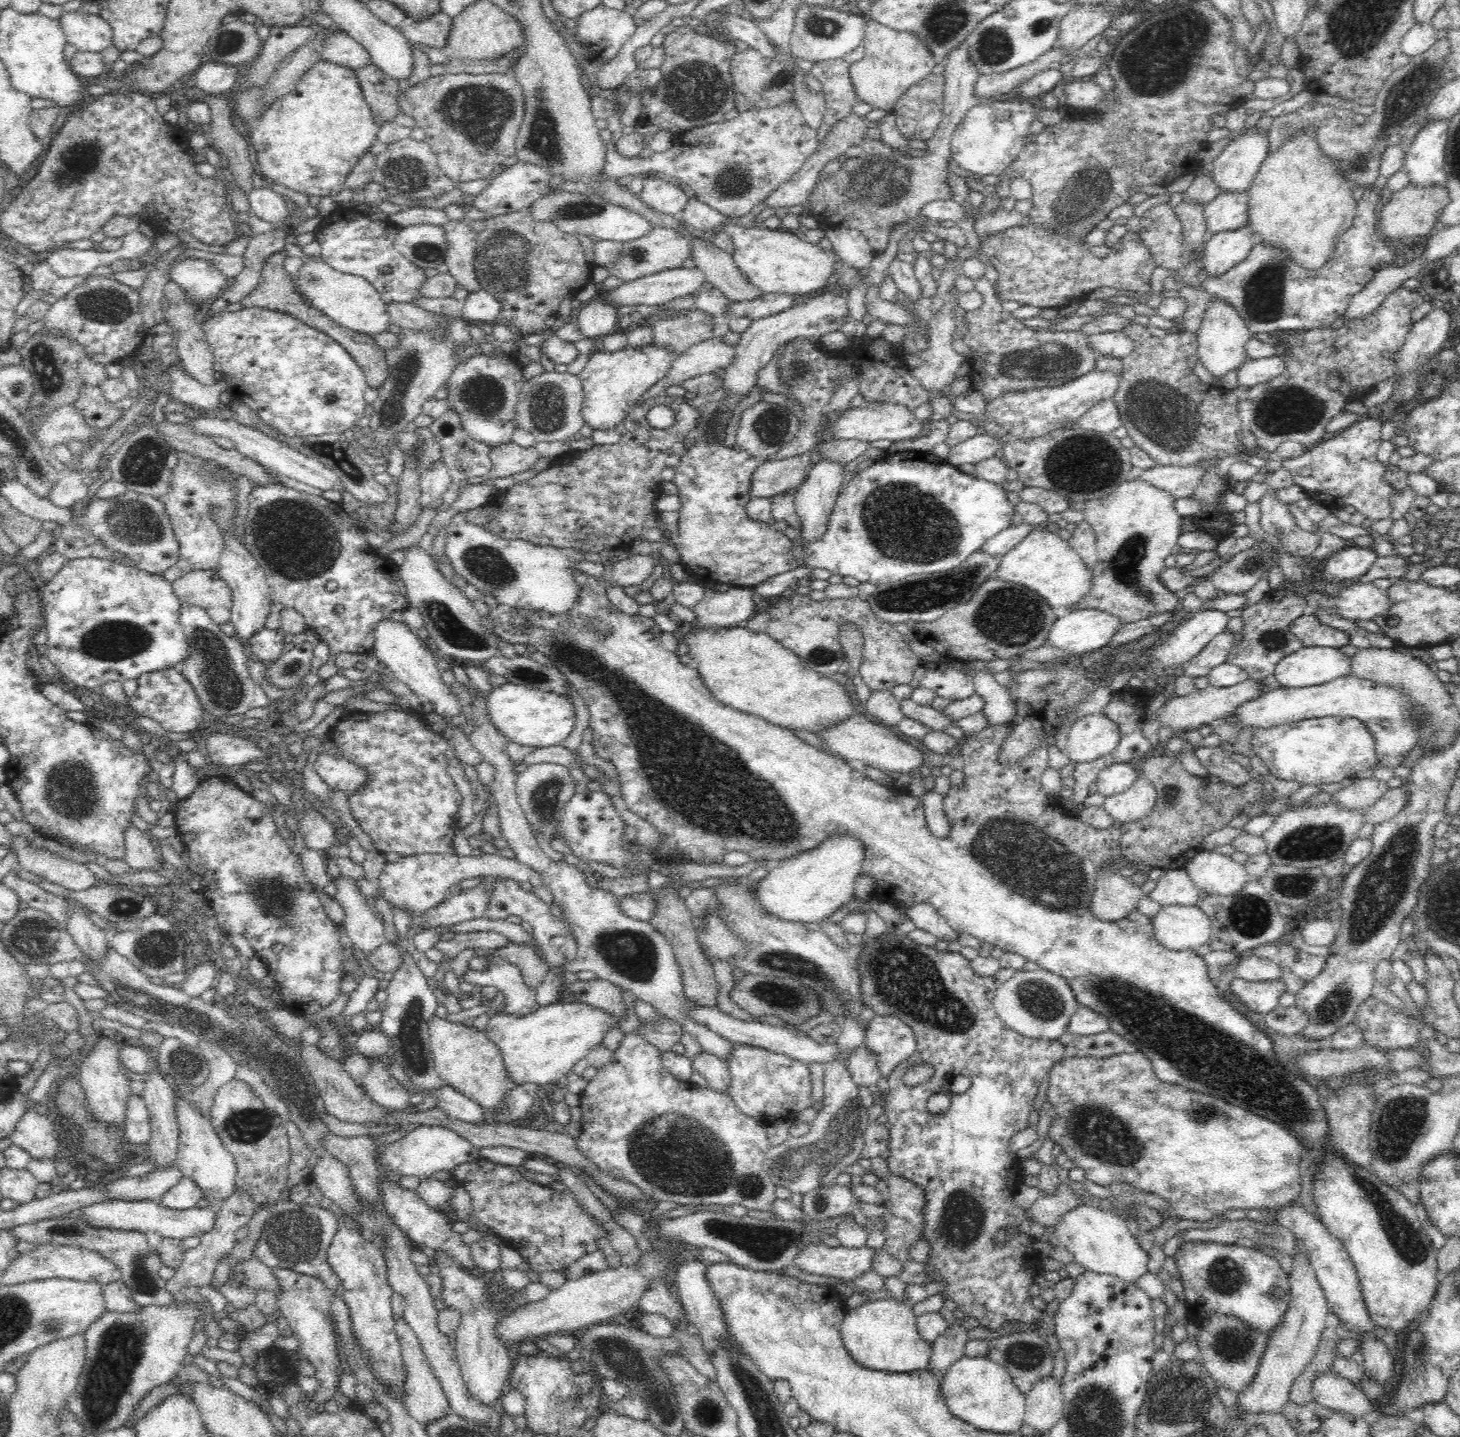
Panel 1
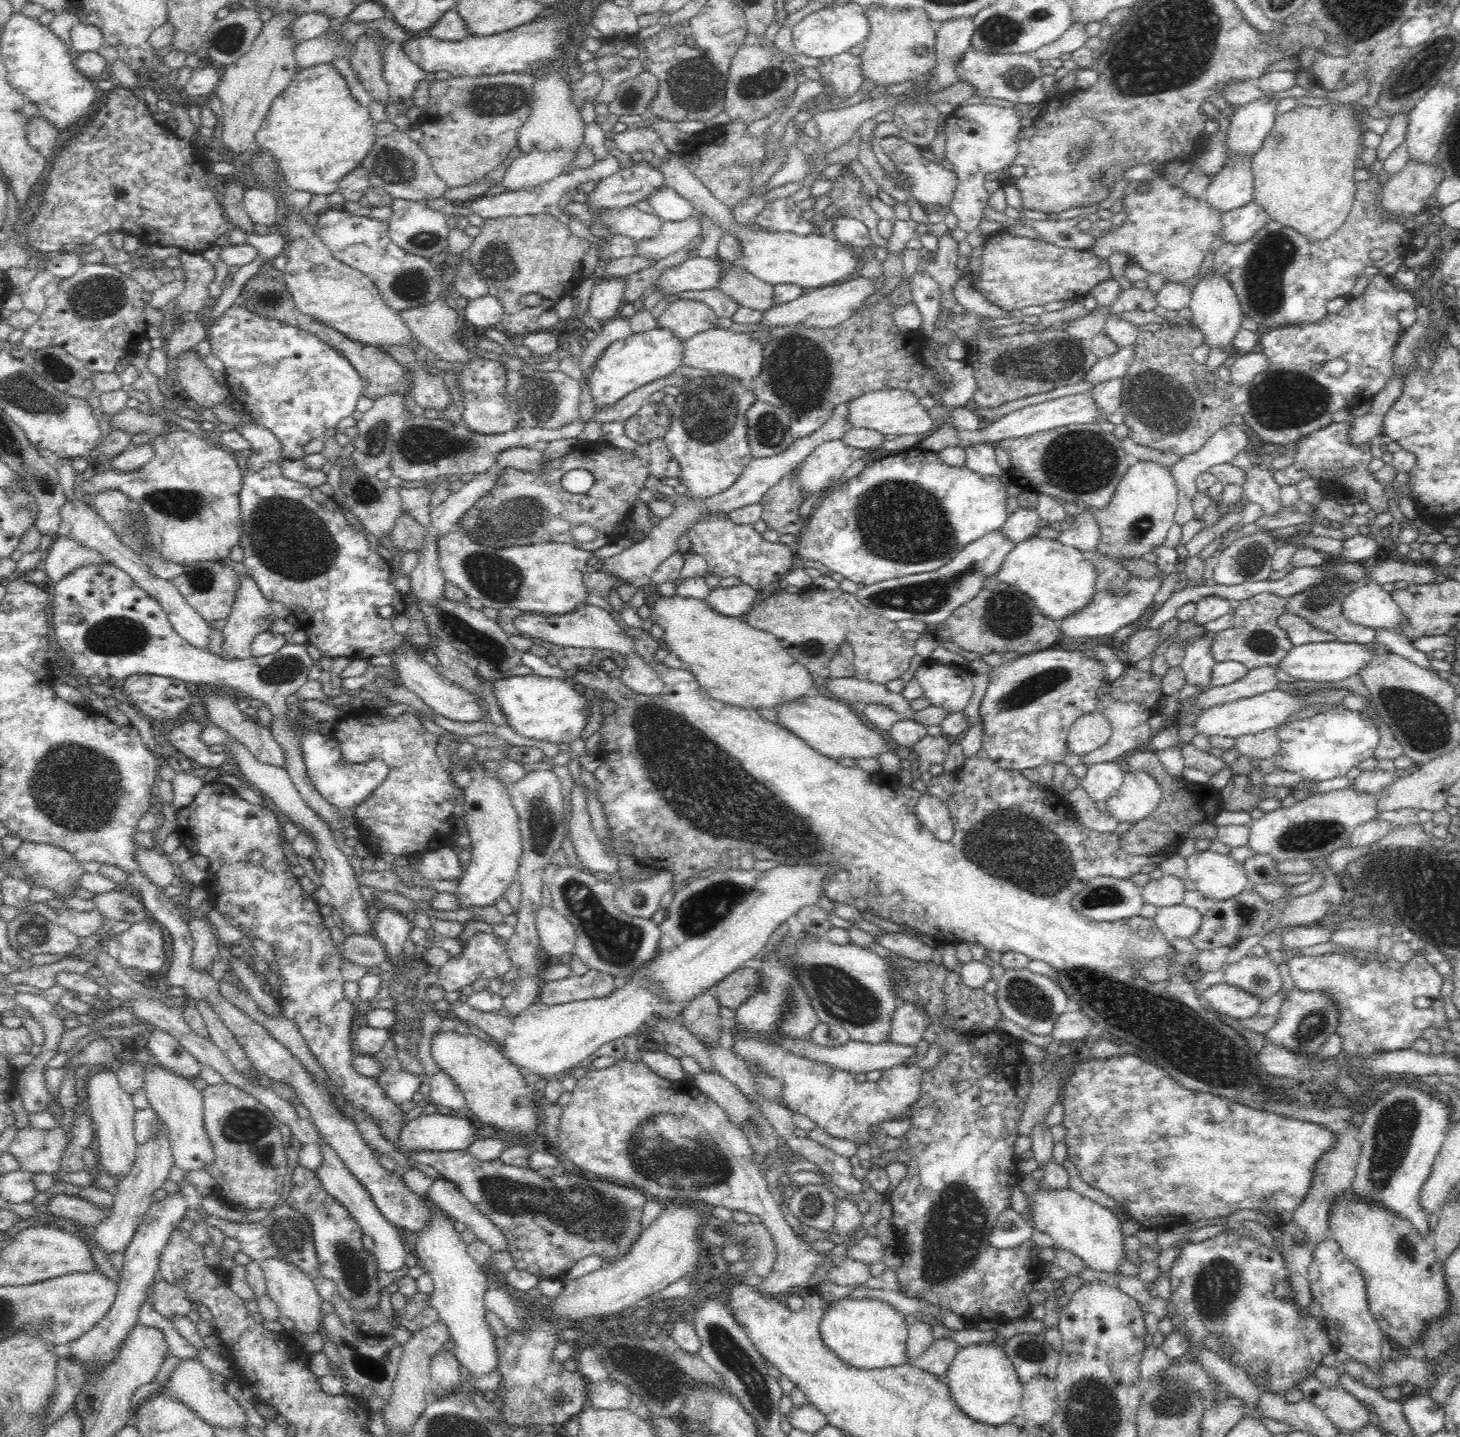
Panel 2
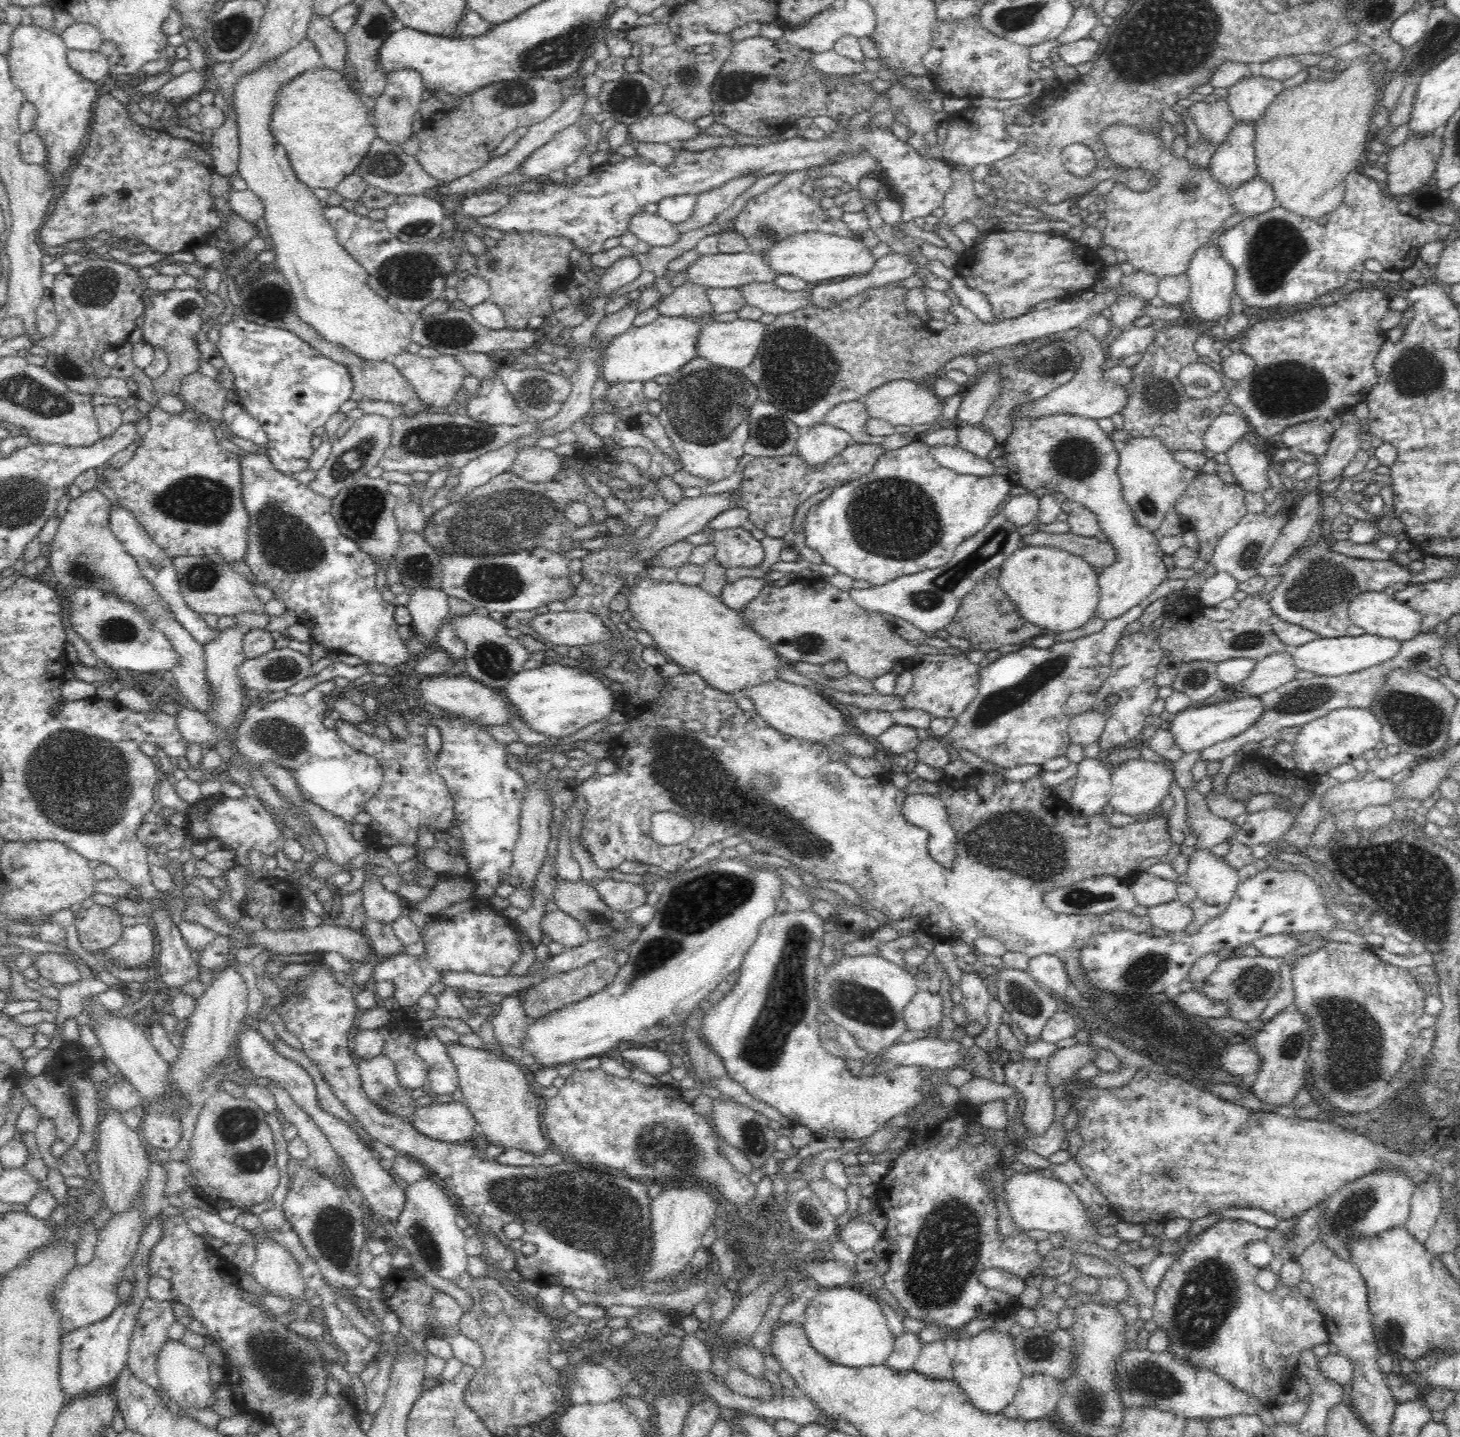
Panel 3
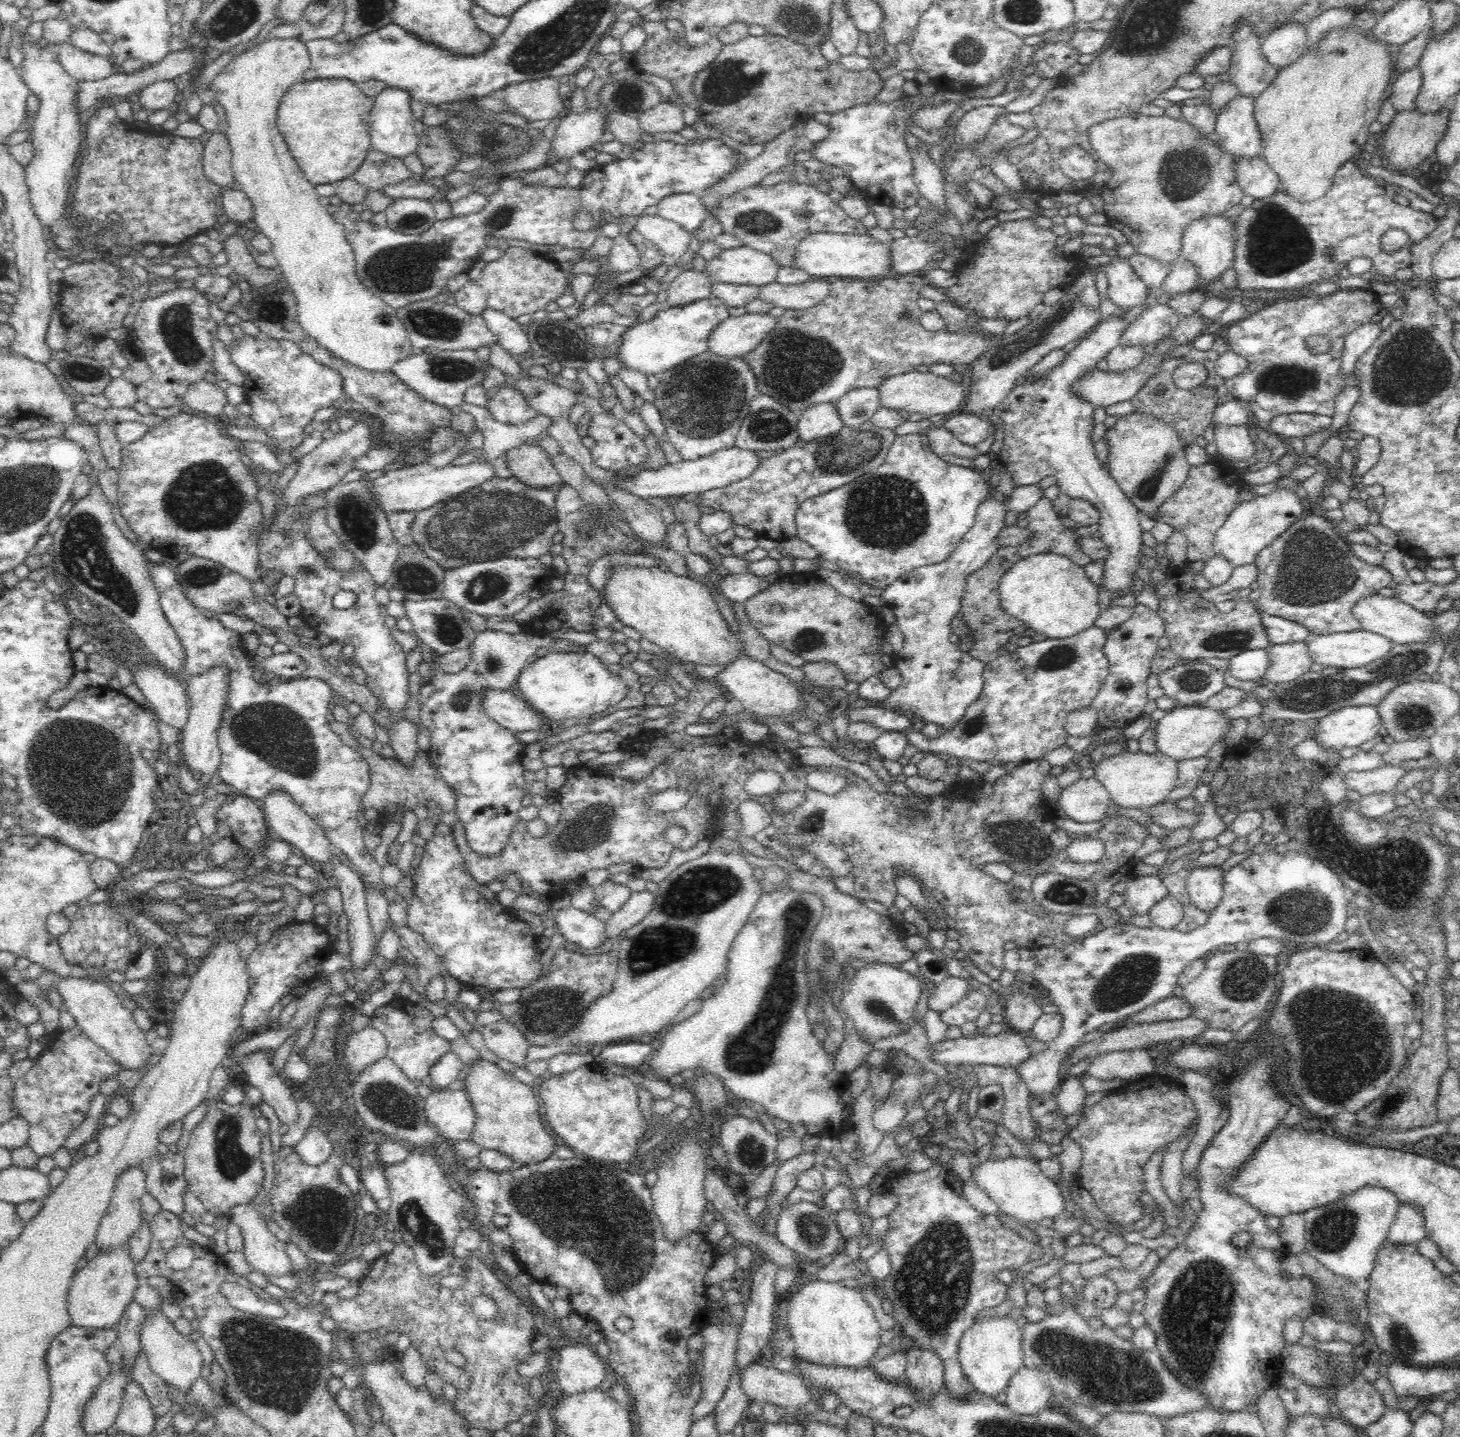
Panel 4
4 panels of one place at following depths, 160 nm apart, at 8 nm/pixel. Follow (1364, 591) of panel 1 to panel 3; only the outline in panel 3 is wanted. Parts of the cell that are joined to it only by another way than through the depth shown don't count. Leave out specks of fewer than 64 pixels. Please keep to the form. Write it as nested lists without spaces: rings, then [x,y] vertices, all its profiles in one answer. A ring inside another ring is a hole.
[[[1383,591],[1362,592],[1350,601],[1350,621],[1368,634],[1406,642],[1420,630],[1420,614]]]

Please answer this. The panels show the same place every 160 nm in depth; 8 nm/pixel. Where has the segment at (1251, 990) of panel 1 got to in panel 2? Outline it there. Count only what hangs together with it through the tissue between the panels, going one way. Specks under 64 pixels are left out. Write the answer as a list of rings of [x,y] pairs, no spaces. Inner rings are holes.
[[[1221,984],[1215,985],[1210,990],[1200,994],[1201,1003],[1212,1011],[1220,1013],[1223,1018],[1240,1019],[1240,1021],[1259,1015],[1262,999],[1242,991],[1234,985]]]

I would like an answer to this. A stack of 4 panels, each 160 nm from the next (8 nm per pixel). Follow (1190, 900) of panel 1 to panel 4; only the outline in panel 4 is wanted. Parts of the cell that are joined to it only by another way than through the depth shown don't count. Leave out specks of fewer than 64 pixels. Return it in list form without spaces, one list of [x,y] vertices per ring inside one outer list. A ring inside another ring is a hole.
[[[1141,875],[1128,881],[1124,892],[1127,898],[1125,904],[1134,908],[1137,914],[1147,914],[1168,894],[1168,887],[1164,884],[1162,877]]]

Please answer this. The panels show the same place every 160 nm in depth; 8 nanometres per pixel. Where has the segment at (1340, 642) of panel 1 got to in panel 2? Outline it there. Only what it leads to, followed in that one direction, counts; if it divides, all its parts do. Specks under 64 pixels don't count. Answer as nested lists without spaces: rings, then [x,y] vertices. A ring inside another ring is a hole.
[[[1291,613],[1282,616],[1278,620],[1278,627],[1286,632],[1294,646],[1321,642],[1329,643],[1337,640],[1333,634],[1314,628],[1308,620]]]

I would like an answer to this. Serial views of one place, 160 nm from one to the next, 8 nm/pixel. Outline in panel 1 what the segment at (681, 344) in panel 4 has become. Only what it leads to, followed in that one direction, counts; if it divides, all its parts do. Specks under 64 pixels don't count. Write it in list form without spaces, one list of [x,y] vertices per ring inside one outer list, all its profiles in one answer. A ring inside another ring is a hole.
[[[650,343],[643,349],[626,347],[618,352],[595,351],[589,355],[579,379],[583,388],[582,419],[593,432],[620,428],[626,415],[654,384],[666,376],[674,355],[664,347]]]

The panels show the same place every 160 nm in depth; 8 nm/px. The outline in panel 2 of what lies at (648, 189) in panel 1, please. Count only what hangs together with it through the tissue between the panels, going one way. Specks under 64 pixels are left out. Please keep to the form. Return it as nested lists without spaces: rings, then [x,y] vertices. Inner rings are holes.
[[[662,184],[646,200],[662,221],[680,222],[693,214],[693,206],[671,186]]]

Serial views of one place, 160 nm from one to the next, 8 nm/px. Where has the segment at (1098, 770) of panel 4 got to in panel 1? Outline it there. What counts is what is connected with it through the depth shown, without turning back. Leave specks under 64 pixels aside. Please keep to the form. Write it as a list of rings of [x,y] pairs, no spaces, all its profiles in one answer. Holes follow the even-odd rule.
[[[1140,774],[1128,790],[1105,797],[1102,805],[1113,821],[1133,823],[1148,816],[1157,800],[1155,786]]]

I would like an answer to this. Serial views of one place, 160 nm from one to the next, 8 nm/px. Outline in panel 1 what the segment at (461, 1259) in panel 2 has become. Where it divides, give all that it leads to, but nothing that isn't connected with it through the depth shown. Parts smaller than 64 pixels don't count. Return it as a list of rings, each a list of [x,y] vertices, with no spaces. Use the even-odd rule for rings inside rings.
[[[431,1253],[431,1264],[437,1264],[442,1277],[441,1297],[445,1306],[455,1308],[462,1313],[461,1325],[453,1332],[451,1341],[455,1347],[455,1357],[459,1364],[468,1395],[478,1401],[478,1405],[488,1408],[500,1408],[501,1398],[507,1392],[507,1384],[512,1370],[510,1350],[506,1349],[494,1335],[494,1326],[498,1322],[496,1313],[486,1307],[490,1293],[478,1276],[474,1276],[446,1254]]]

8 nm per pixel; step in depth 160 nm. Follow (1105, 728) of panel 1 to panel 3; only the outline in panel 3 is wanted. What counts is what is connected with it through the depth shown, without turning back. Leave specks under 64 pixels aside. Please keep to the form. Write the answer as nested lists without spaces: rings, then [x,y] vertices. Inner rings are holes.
[[[1094,710],[1074,716],[1067,732],[1069,743],[1078,744],[1085,749],[1102,736],[1105,724],[1106,717]]]

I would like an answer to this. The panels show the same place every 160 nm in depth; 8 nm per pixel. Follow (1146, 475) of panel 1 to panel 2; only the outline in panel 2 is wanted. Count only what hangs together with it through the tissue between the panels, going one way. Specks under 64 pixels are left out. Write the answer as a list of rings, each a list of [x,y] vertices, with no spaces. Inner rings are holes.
[[[1230,423],[1228,426],[1221,428],[1198,452],[1182,457],[1173,466],[1168,467],[1171,476],[1174,478],[1177,487],[1178,510],[1176,512],[1176,523],[1185,525],[1194,519],[1193,500],[1199,493],[1197,479],[1202,474],[1210,473],[1214,466],[1220,464],[1229,464],[1236,458],[1239,452],[1250,448],[1250,442],[1245,429]]]

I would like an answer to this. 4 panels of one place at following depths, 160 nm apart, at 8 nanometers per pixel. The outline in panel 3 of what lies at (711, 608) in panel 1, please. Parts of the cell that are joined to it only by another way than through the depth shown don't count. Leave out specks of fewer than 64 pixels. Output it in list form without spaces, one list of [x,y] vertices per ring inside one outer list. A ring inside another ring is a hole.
[[[741,578],[736,582],[727,582],[719,597],[726,608],[742,612],[760,594],[765,585],[762,578]]]

